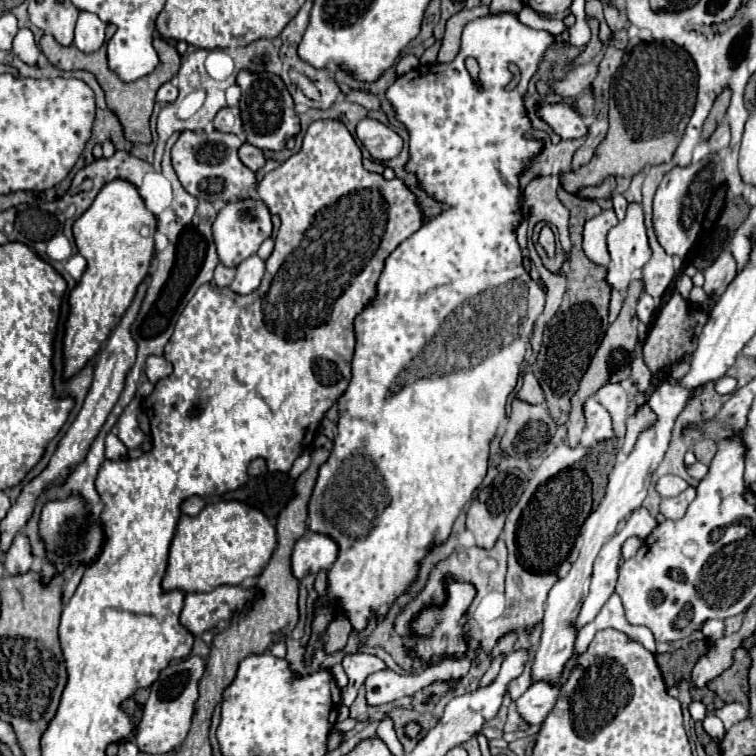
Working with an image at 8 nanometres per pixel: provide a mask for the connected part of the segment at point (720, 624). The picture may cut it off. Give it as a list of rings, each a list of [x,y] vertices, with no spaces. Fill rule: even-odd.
[[[718,619],[706,621],[704,627],[702,627],[702,635],[704,635],[706,639],[710,639],[710,641],[720,639],[720,637],[724,635],[724,621],[718,621]]]

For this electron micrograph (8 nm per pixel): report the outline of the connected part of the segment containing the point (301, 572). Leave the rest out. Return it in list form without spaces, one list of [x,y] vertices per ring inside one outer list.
[[[306,531],[294,545],[292,571],[298,579],[308,573],[318,573],[320,569],[330,569],[338,557],[338,543],[326,533]]]

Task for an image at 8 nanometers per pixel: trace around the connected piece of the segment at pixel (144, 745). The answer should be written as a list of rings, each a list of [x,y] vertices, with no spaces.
[[[190,655],[182,661],[172,661],[160,673],[158,681],[154,681],[154,685],[150,687],[150,697],[144,705],[144,711],[138,723],[136,737],[134,737],[142,753],[152,753],[152,755],[170,753],[182,745],[190,729],[194,703],[198,699],[198,679],[202,677],[202,667],[206,667],[206,663],[200,657]]]

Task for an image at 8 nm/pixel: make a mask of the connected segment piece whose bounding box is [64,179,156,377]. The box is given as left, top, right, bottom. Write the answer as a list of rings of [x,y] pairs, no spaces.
[[[126,179],[106,183],[90,209],[74,223],[74,241],[78,253],[86,257],[88,267],[82,281],[70,291],[70,317],[64,337],[64,377],[78,373],[102,347],[110,331],[120,323],[132,303],[138,285],[148,275],[154,257],[156,217],[146,209],[138,189]]]

